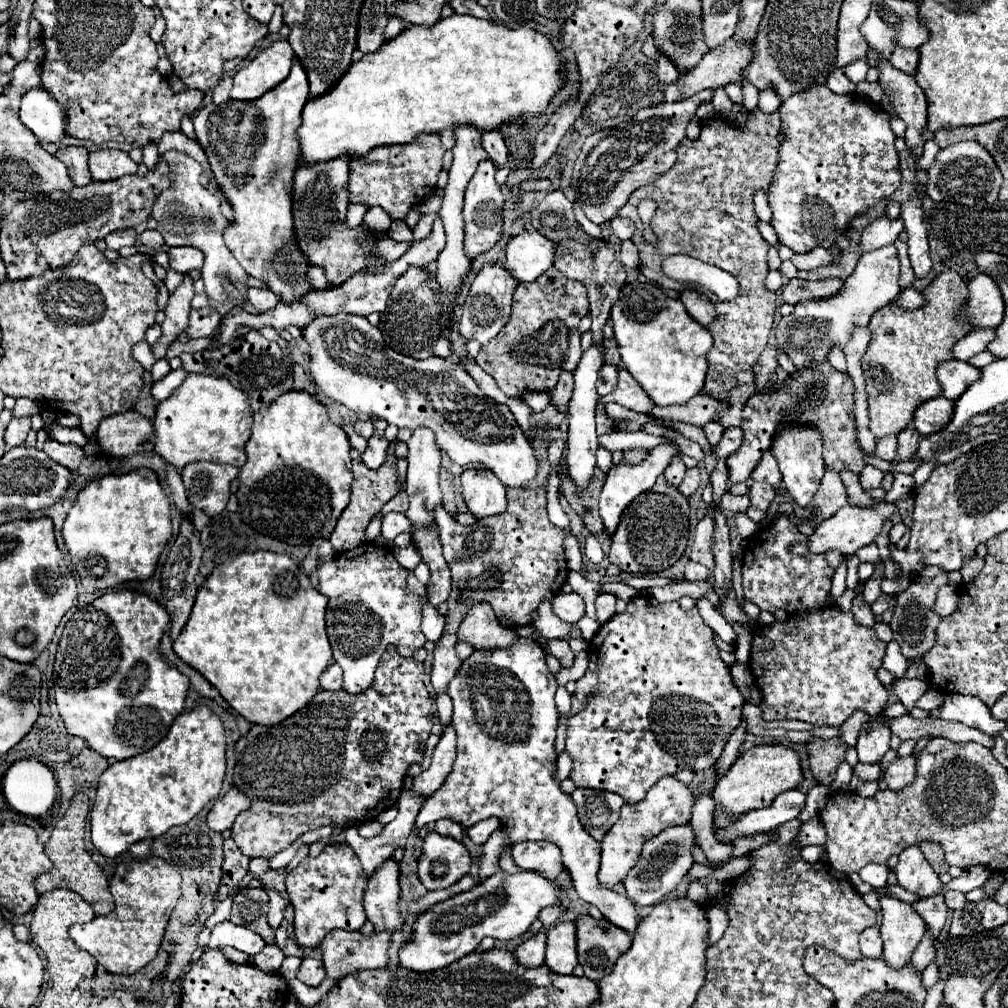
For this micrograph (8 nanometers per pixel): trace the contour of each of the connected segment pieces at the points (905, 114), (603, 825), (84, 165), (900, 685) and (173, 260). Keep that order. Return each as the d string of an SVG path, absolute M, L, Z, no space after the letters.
M868 52L870 66L880 68L880 86L884 94L888 94L890 104L894 106L896 114L906 122L906 146L912 150L912 158L918 160L922 156L922 148L926 138L922 130L926 128L926 114L928 114L928 98L924 96L922 88L916 80L904 72L892 68L888 60L878 60L872 52Z
M578 788L572 792L572 800L578 808L578 818L584 830L600 842L604 834L612 828L612 824L620 816L620 808L624 800L618 794L604 790L584 790Z
M68 146L60 148L56 152L56 158L64 162L68 168L68 176L76 186L88 186L90 180L90 170L88 170L88 150L82 146Z
M902 678L902 680L894 680L892 688L894 688L894 692L902 694L902 698L898 698L898 700L904 704L909 715L914 704L918 702L918 698L930 688L930 684L926 680L918 680L918 678L916 680L904 680Z
M192 246L170 248L168 256L170 256L170 268L180 272L180 274L194 270L194 268L200 270L202 264L204 264L204 254L198 248L192 248Z

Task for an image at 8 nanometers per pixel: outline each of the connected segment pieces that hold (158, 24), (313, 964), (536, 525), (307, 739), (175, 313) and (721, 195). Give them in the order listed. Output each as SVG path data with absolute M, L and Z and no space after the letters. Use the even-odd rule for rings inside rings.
M154 6L153 11L156 16L156 22L154 22L154 26L152 26L152 30L150 30L150 38L158 44L160 42L160 38L162 38L162 34L164 34L164 28L166 28L166 22L164 22L164 18L162 18L162 14L160 9L157 6Z
M306 956L302 960L302 966L298 970L298 980L308 984L308 986L320 986L320 982L326 978L326 972L324 972L324 966L322 966L322 960L314 960L310 956Z
M506 490L508 508L504 514L476 520L472 526L458 524L442 506L434 510L434 520L440 526L440 540L444 546L444 558L452 572L452 594L448 598L446 630L436 642L432 662L432 688L444 692L448 682L460 670L462 660L456 654L456 632L472 604L482 600L492 606L500 606L500 618L512 626L524 626L532 622L532 612L542 600L550 600L560 592L554 582L564 562L564 532L548 520L546 492L536 490Z
M388 646L384 656L380 658L380 664L376 668L376 676L374 676L374 682L372 686L366 690L366 692L360 692L360 694L348 694L346 690L338 690L338 692L326 692L326 690L320 690L310 704L306 704L302 710L298 710L296 714L292 714L290 718L286 718L284 722L272 726L272 728L266 728L266 726L252 726L250 732L240 738L236 742L236 766L234 766L234 786L244 792L250 800L252 800L252 806L238 814L234 826L232 826L232 838L234 842L238 844L238 848L246 854L246 856L252 856L252 858L258 858L258 856L264 856L264 858L272 858L274 854L278 854L280 850L286 850L292 842L296 842L302 834L306 834L308 830L314 830L314 828L320 828L320 826L328 826L328 824L336 824L338 828L348 828L350 824L362 824L362 822L370 822L370 820L376 820L378 814L382 814L384 810L396 806L398 802L398 796L402 792L402 784L404 784L404 776L410 768L410 764L414 762L422 762L424 760L424 746L426 746L426 740L432 732L432 700L430 700L430 694L424 686L424 680L422 680L422 674L424 674L424 668L420 662L416 662L414 658L402 658L396 648Z
M184 276L182 286L168 298L166 304L166 320L162 322L162 336L156 344L152 344L152 354L156 360L166 358L166 350L170 348L170 344L174 340L178 340L178 336L184 332L184 328L188 326L188 314L190 314L190 300L194 296L194 286L192 286L192 278Z
M756 108L748 114L748 120L742 128L728 124L724 116L712 116L710 120L706 120L706 126L702 126L698 140L684 138L678 144L678 162L670 168L670 172L660 176L654 184L646 184L634 190L628 202L618 212L620 216L634 220L636 232L632 236L632 242L638 246L640 252L640 272L658 286L678 292L690 288L688 284L666 278L666 274L662 272L662 260L672 254L686 254L706 264L714 264L730 272L740 284L738 296L725 302L709 290L701 290L713 303L717 313L716 322L712 322L708 328L714 338L714 346L708 352L710 366L704 394L728 404L726 416L714 416L714 420L720 422L724 430L742 424L742 408L746 400L756 394L752 366L766 348L778 308L778 296L764 288L764 280L768 274L766 254L770 246L758 232L758 216L754 212L754 194L758 190L768 190L774 180L778 148L778 110L766 114ZM642 198L652 198L658 204L656 216L650 222L650 228L656 234L656 244L648 244L642 236L644 224L636 210Z

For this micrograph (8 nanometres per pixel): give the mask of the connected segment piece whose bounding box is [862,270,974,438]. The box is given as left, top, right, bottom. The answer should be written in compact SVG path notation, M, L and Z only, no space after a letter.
M946 270L924 290L926 306L918 310L902 310L888 304L874 312L870 320L870 344L862 360L868 392L870 430L874 436L896 436L914 418L914 412L926 400L938 398L942 386L936 378L938 364L952 360L954 344L968 336L974 328L964 320L964 304L968 298L966 282L956 272Z

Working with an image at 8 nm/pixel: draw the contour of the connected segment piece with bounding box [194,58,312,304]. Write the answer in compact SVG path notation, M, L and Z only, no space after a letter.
M294 58L288 80L272 88L272 92L266 92L260 100L230 100L224 106L208 102L194 114L198 144L208 156L220 192L234 210L224 232L226 244L244 270L262 280L284 304L292 304L296 296L312 290L306 282L310 262L300 252L292 220L292 178L298 168L296 156L300 156L296 128L302 124L302 108L306 102L306 72Z

